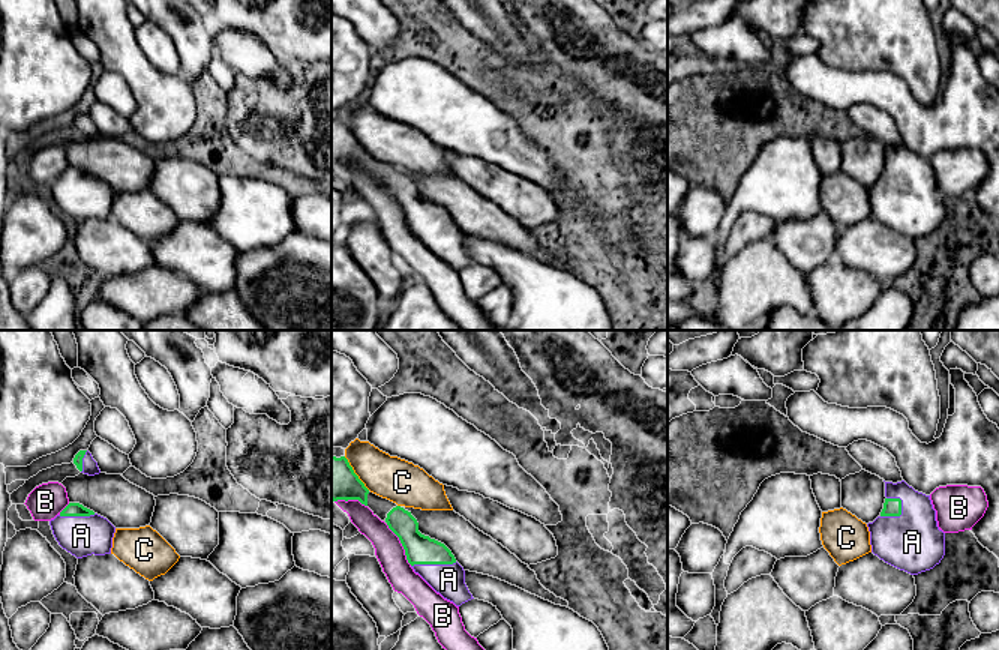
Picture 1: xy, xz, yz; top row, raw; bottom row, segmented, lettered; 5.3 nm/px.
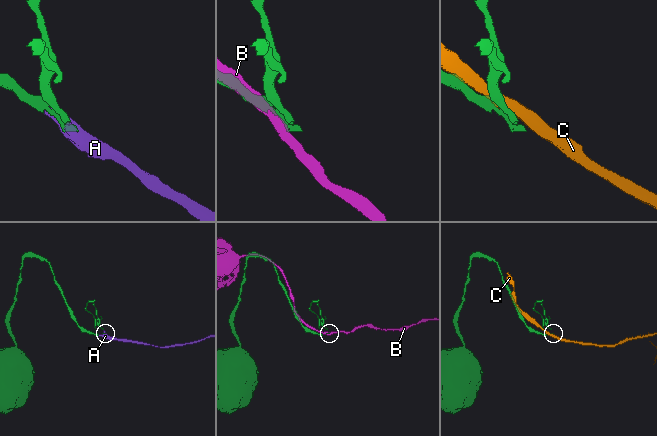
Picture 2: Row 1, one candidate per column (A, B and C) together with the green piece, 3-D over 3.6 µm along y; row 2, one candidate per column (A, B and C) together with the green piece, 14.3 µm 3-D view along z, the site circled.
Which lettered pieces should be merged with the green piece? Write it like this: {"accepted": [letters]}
{"accepted": ["A"]}

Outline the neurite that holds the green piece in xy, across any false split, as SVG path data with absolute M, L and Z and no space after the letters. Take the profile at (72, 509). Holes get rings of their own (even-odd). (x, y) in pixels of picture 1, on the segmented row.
M69 503L50 525L58 545L76 558L111 554L116 527L80 503Z

